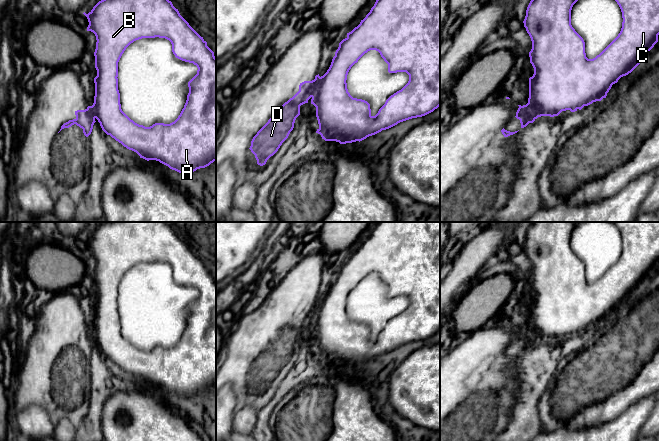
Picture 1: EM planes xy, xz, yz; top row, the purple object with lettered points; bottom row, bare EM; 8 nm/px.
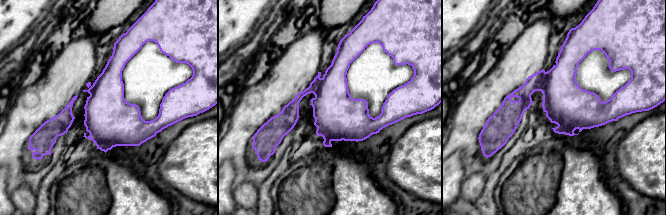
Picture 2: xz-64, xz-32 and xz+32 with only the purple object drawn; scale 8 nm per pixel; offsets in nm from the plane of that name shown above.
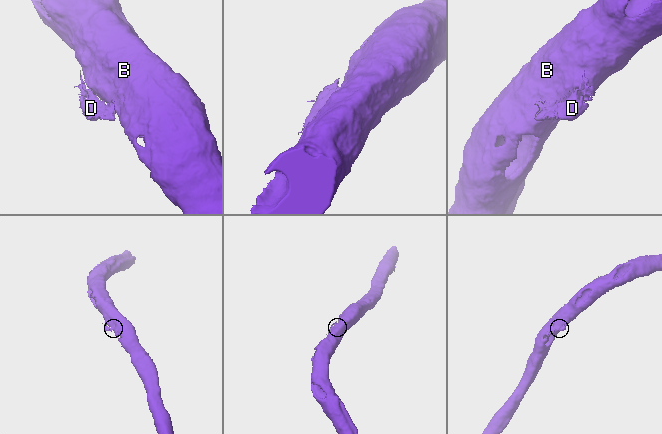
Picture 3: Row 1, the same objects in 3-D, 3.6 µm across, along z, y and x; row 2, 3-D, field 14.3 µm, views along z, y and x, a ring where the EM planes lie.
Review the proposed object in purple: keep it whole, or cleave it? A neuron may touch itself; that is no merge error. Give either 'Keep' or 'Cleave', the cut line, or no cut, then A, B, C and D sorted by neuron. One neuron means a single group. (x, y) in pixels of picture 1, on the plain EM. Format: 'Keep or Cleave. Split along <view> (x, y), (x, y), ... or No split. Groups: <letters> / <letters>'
Cleave. Split along xz (320, 301), (311, 320). Groups: A B C / D

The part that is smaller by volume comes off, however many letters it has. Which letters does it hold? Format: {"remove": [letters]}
{"remove": ["D"]}

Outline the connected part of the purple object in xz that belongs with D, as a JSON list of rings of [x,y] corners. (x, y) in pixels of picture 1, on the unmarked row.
[[[319,298],[312,305],[304,305],[299,315],[285,326],[278,338],[257,356],[251,365],[250,374],[255,379],[257,388],[263,390],[273,380],[294,352],[296,342],[300,339],[300,330],[308,327],[320,303]]]

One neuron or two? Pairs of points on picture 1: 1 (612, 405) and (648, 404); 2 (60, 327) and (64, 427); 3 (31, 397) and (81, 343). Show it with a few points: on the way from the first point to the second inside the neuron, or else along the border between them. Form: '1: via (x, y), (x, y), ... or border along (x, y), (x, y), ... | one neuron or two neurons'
1: border along (648, 396), (632, 403), (613, 419) | two neurons
2: border along (54, 424), (63, 418), (67, 418), (76, 427) | two neurons
3: via (45, 383), (50, 381), (73, 357) | one neuron

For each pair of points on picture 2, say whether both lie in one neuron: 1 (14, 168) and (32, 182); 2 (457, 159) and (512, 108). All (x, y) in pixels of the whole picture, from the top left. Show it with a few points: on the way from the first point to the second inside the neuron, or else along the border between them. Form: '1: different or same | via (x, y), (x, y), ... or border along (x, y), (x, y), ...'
1: same | via (18, 168), (28, 178)
2: different | border along (457, 150), (462, 155), (463, 174), (465, 177)

